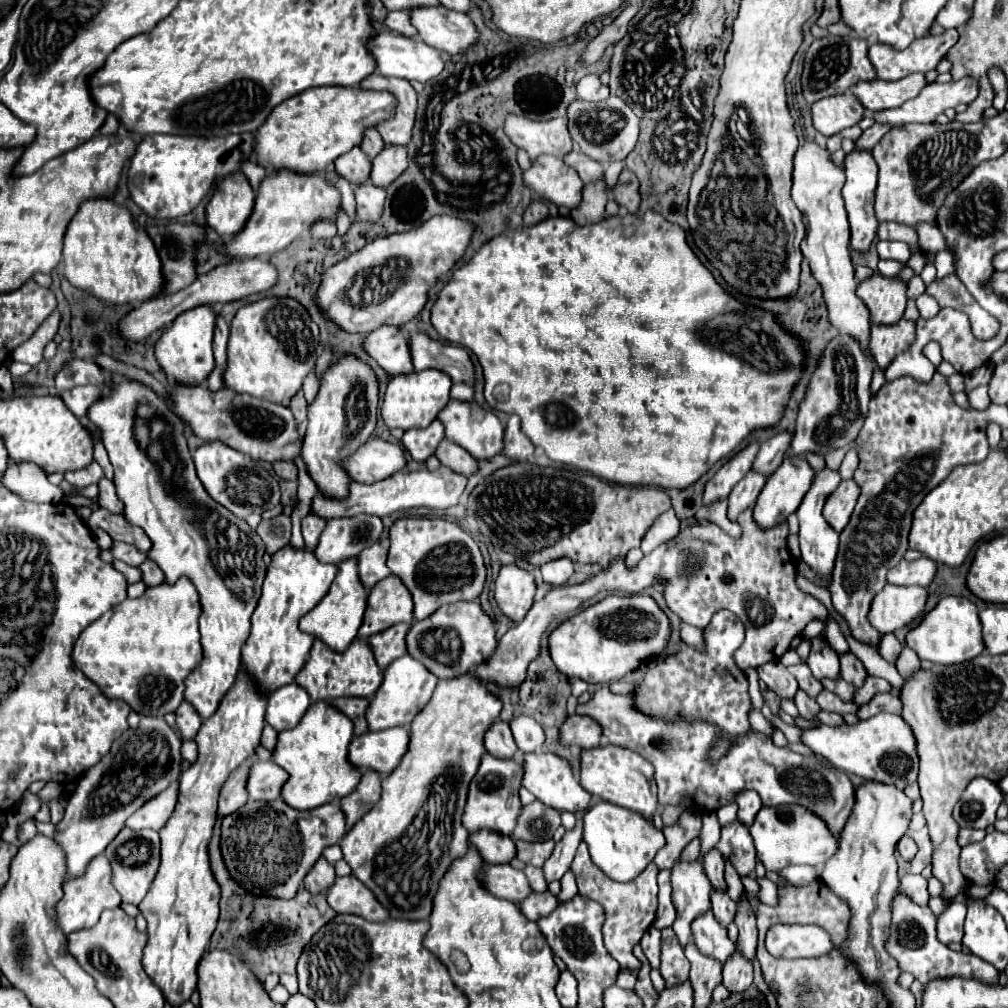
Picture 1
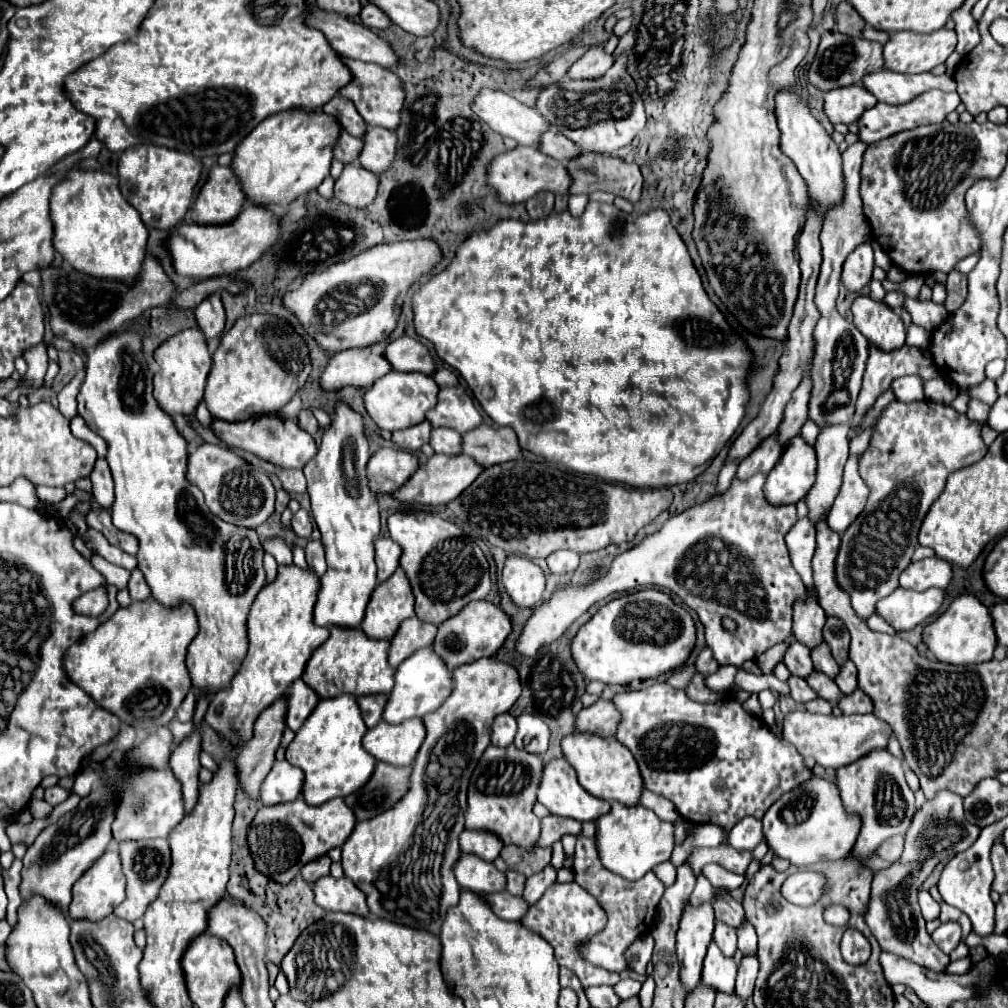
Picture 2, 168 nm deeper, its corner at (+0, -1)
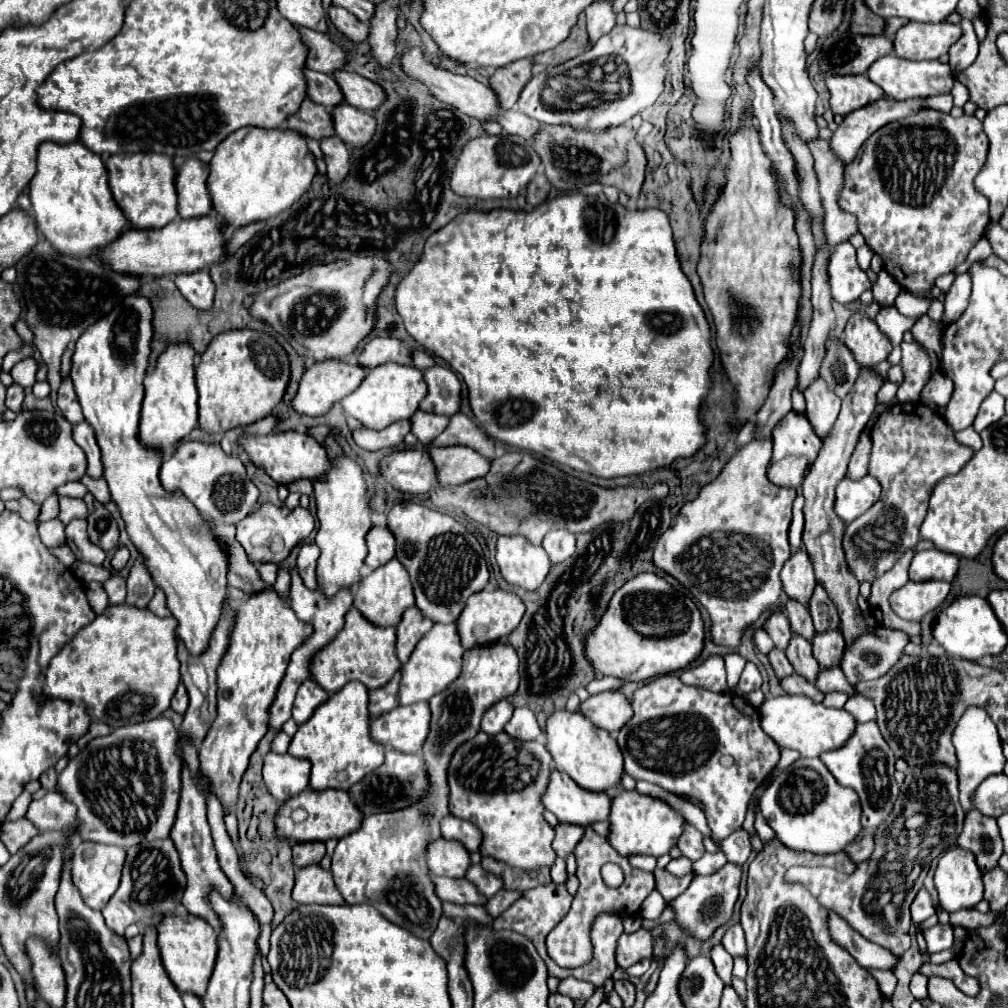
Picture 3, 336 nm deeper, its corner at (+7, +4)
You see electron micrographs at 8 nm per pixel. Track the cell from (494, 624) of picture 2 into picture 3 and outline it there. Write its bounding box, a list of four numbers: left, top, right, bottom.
[456,590,526,648]

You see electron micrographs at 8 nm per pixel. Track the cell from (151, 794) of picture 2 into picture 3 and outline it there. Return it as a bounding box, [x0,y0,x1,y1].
[56,716,182,848]

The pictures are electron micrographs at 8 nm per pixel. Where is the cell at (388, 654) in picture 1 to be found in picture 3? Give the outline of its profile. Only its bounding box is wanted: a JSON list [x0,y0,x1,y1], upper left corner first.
[396,606,434,664]

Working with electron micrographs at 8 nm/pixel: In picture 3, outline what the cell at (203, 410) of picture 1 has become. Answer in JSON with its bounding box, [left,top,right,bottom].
[238,432,332,486]

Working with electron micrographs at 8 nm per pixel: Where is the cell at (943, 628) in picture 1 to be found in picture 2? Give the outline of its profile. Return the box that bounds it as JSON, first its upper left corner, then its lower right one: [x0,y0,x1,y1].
[923,595,997,665]

